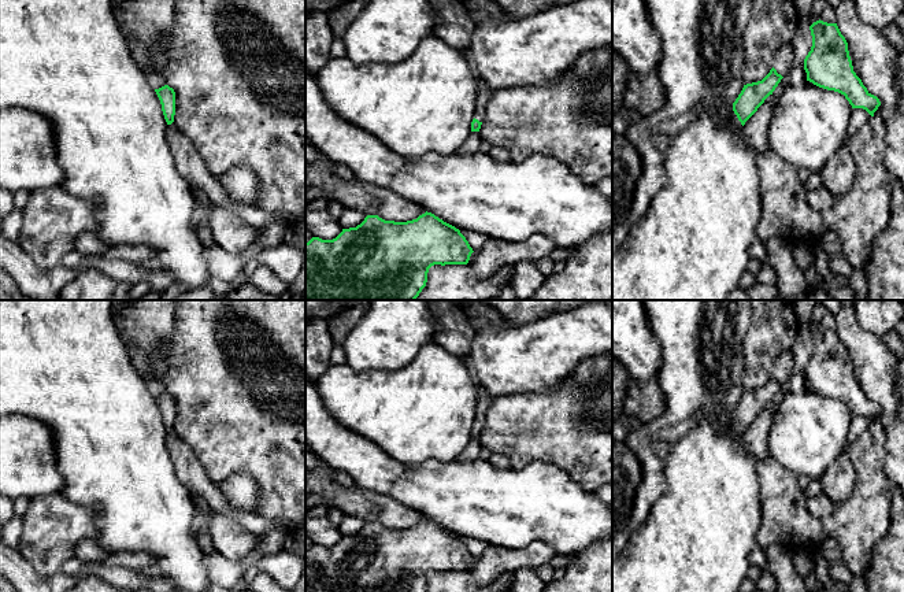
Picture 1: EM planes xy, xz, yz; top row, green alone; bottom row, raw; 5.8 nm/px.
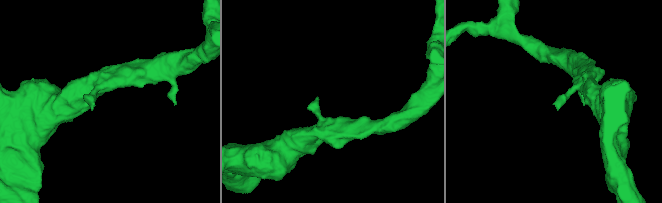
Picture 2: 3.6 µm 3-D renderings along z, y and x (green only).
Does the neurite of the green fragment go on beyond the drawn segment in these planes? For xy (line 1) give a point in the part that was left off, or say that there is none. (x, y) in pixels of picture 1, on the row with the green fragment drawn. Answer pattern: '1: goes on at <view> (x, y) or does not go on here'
1: does not go on here

